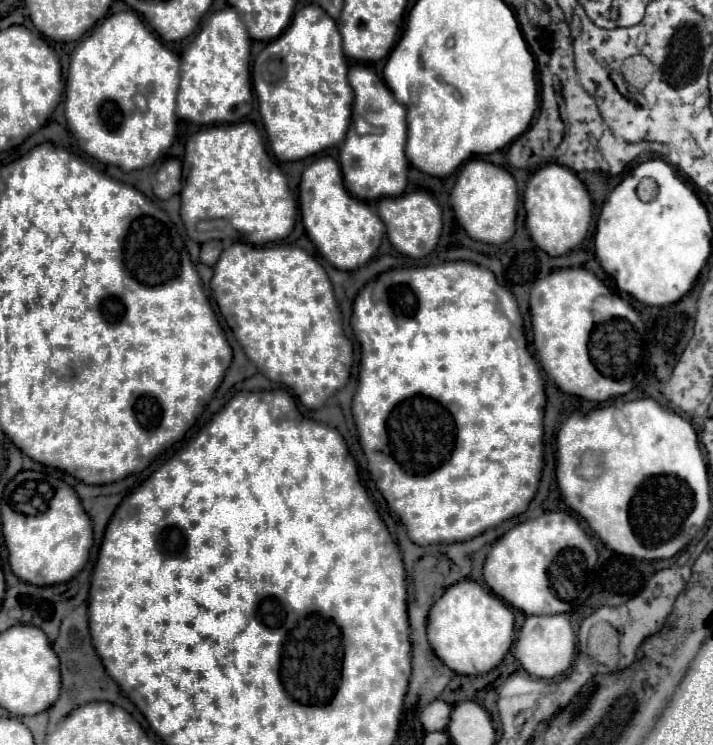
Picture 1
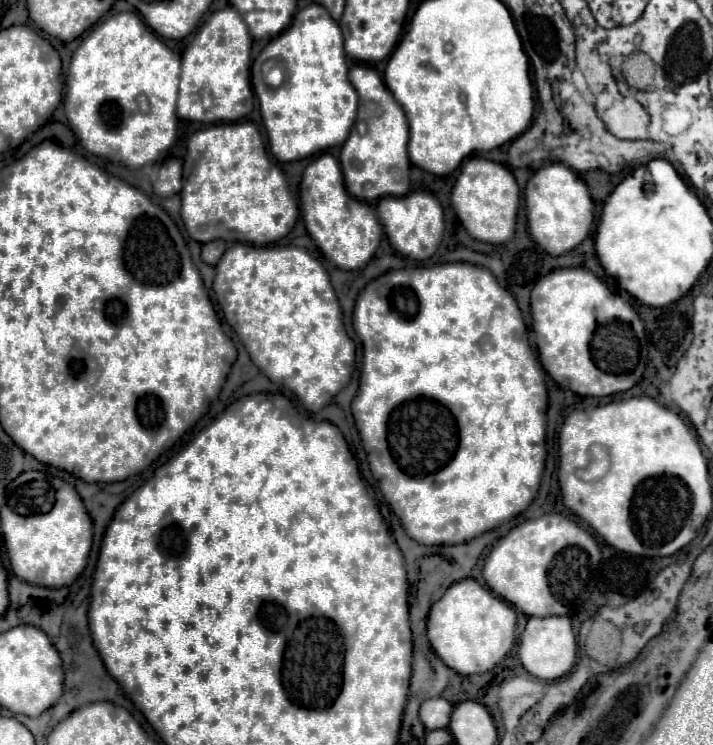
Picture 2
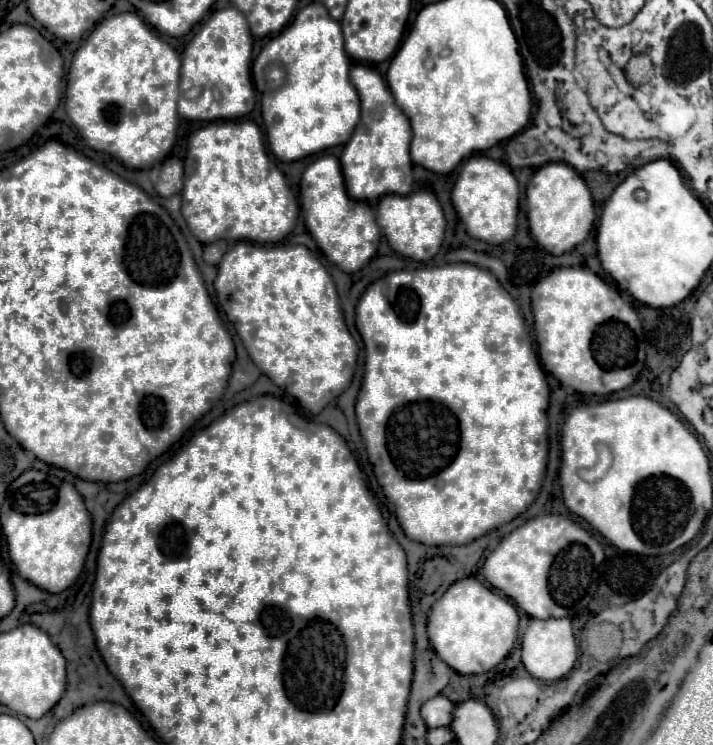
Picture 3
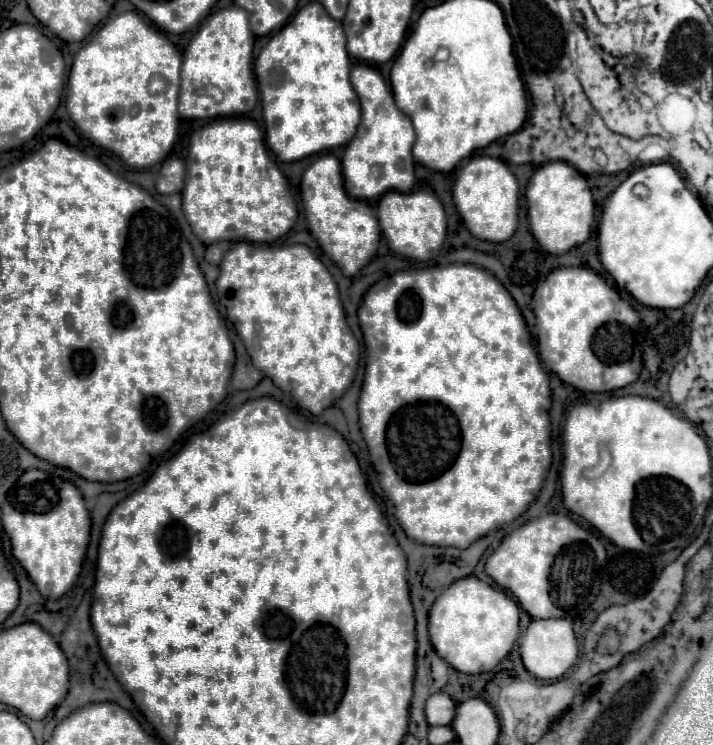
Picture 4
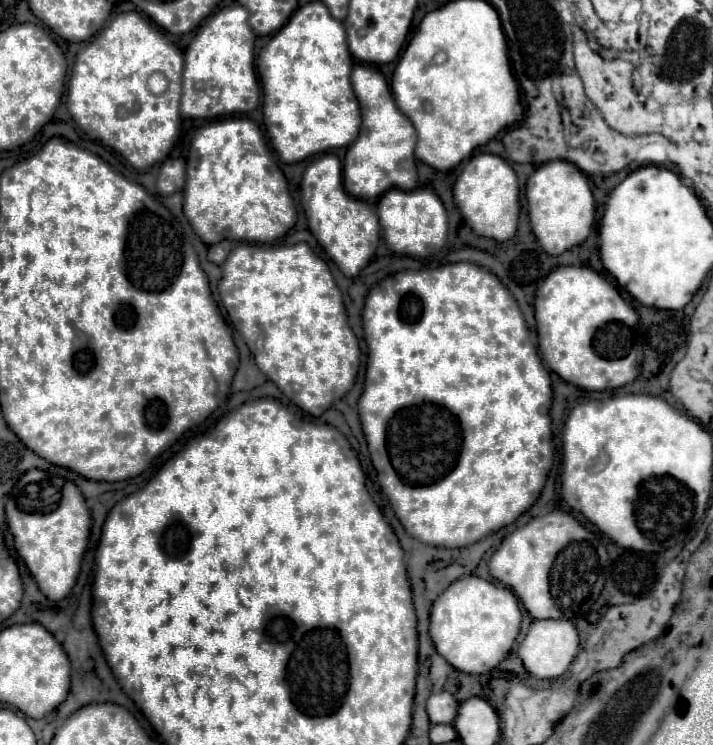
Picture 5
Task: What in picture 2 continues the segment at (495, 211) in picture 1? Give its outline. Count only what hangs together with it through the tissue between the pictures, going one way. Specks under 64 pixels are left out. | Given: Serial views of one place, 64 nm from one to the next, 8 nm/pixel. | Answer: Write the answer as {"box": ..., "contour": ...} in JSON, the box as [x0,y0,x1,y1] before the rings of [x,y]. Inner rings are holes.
{"box":[452,156,520,244],"contour":[[[479,156],[469,157],[452,188],[452,208],[466,232],[488,244],[504,244],[514,236],[520,190],[510,170]]]}

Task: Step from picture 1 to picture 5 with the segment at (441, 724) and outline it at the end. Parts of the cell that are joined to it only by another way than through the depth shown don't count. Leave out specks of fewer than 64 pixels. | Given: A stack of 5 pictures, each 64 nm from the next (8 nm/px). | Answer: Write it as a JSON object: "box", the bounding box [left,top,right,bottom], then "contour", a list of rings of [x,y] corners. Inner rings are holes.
{"box":[426,692,458,724],"contour":[[[436,692],[426,702],[426,712],[430,724],[452,724],[456,716],[458,702],[452,698],[450,692]]]}

